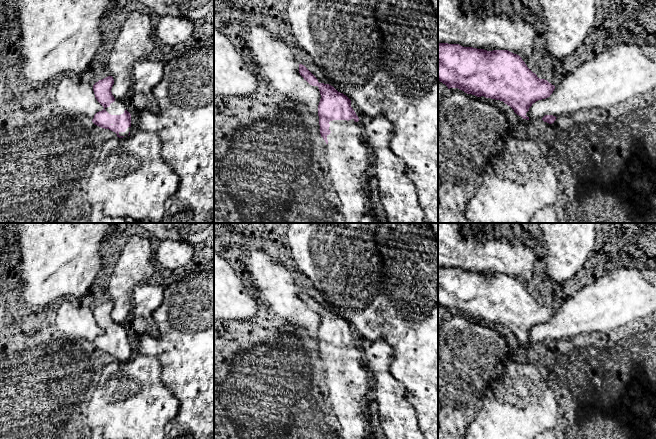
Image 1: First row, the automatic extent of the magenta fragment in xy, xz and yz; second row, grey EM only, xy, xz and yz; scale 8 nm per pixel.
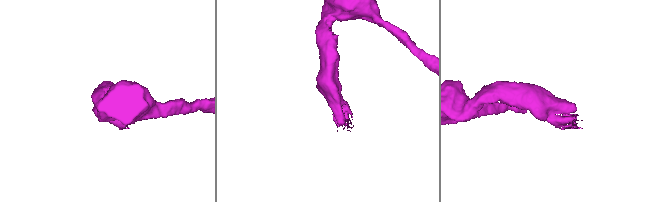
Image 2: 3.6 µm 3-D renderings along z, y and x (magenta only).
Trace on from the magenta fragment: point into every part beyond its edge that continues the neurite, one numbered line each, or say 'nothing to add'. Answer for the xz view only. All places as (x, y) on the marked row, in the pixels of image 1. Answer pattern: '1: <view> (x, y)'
1: xz (348, 156)

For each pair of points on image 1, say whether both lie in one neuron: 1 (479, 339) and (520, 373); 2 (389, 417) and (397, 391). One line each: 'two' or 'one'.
1: two
2: one

